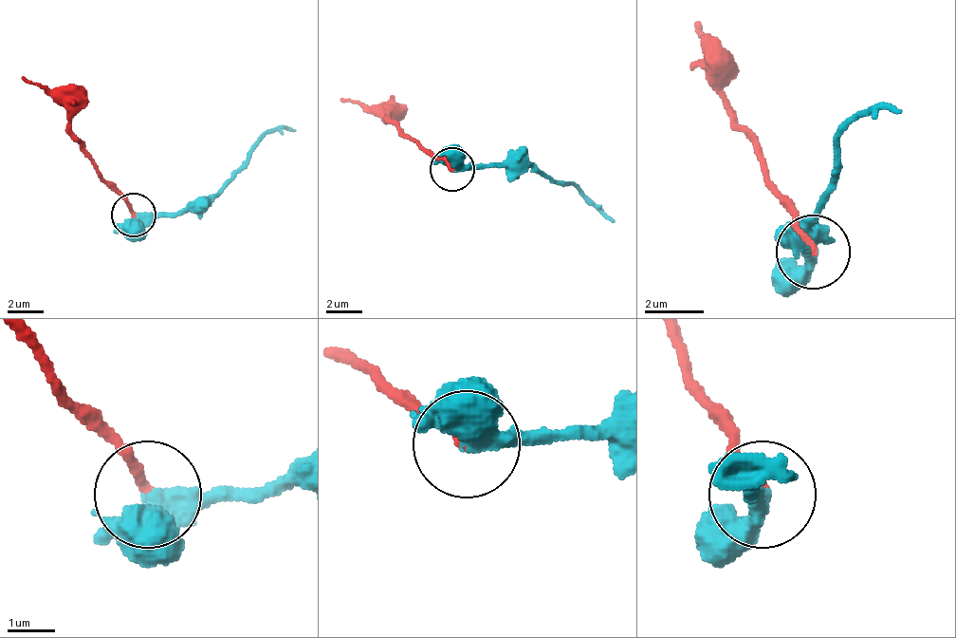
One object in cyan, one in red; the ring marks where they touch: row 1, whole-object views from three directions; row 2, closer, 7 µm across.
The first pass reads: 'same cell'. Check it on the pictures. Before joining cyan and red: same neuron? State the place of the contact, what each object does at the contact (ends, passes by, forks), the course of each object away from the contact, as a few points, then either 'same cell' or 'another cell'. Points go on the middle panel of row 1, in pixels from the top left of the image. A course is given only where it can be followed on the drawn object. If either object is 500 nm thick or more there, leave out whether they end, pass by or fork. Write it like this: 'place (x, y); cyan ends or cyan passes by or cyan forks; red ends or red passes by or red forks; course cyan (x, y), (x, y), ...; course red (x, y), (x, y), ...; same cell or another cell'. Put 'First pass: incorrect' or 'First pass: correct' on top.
First pass: correct
place (452, 169); cyan passes by; red ends; course cyan (453, 170), (533, 166), (586, 197), (613, 223); course red (453, 170), (391, 121), (382, 108), (342, 103); same cell

